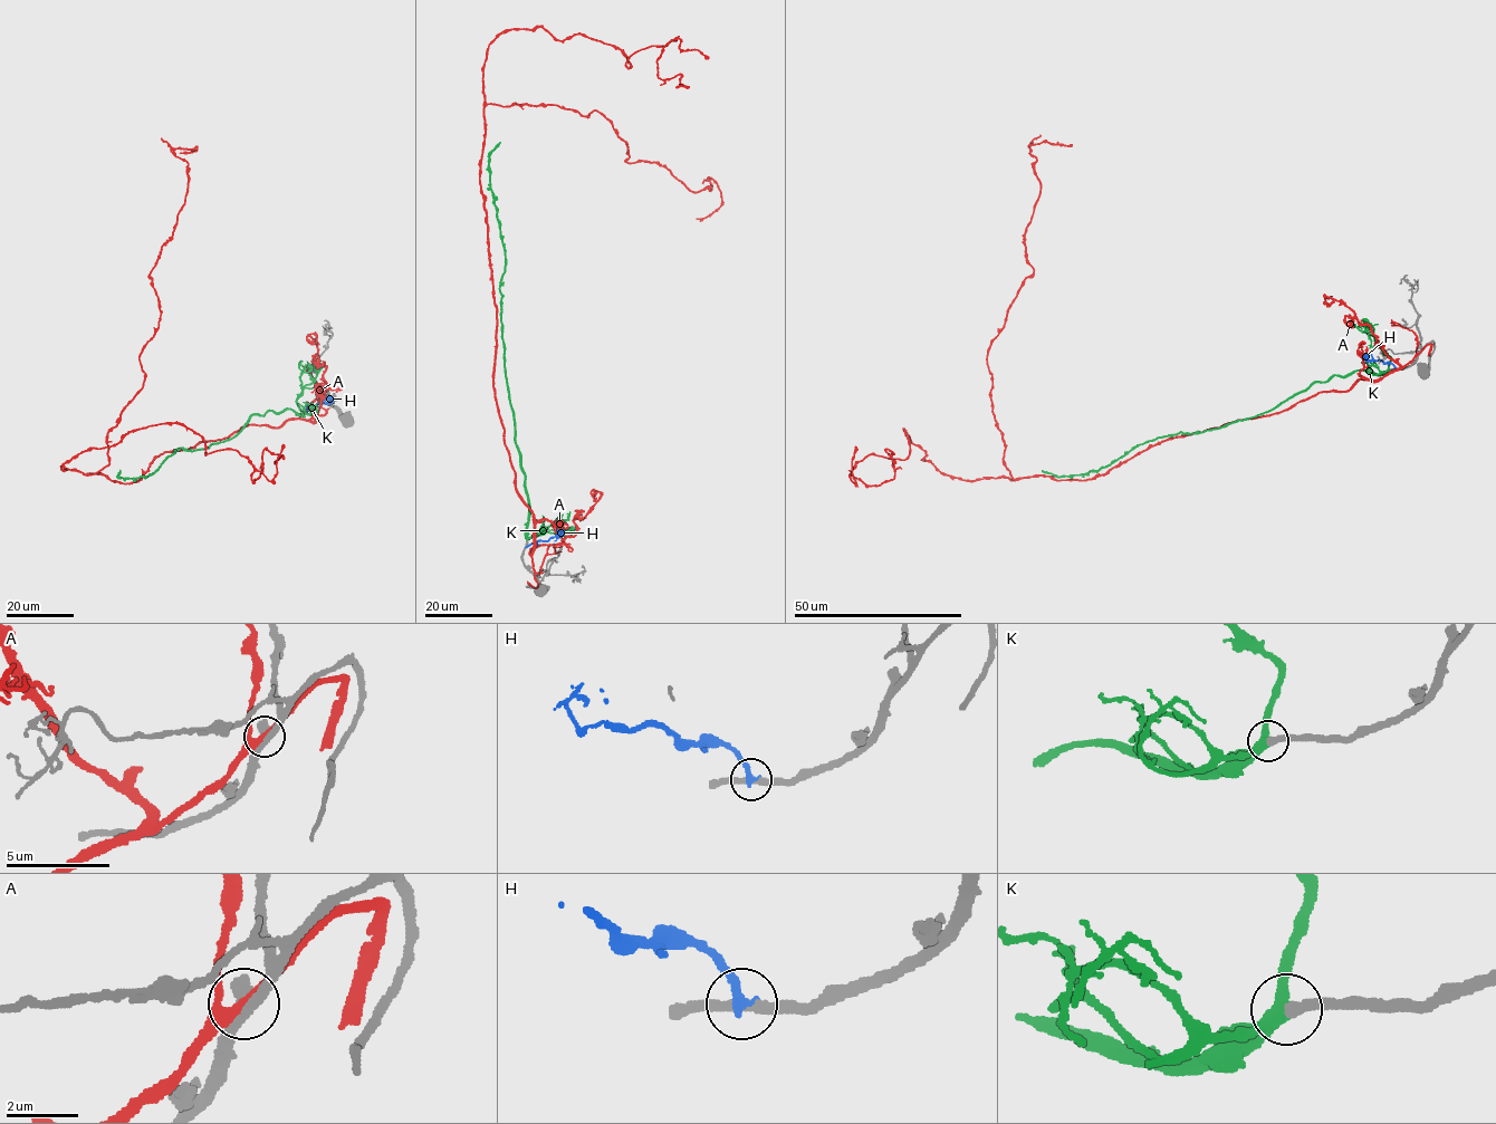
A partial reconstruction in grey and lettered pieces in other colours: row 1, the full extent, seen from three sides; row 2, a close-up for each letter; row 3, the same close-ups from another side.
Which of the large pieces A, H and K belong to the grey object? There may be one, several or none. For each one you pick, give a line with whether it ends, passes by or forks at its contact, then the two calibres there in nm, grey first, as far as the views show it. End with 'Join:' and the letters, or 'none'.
K: it forks there; 360 nm thick on the grey side, 320 nm on the other
Join: K

